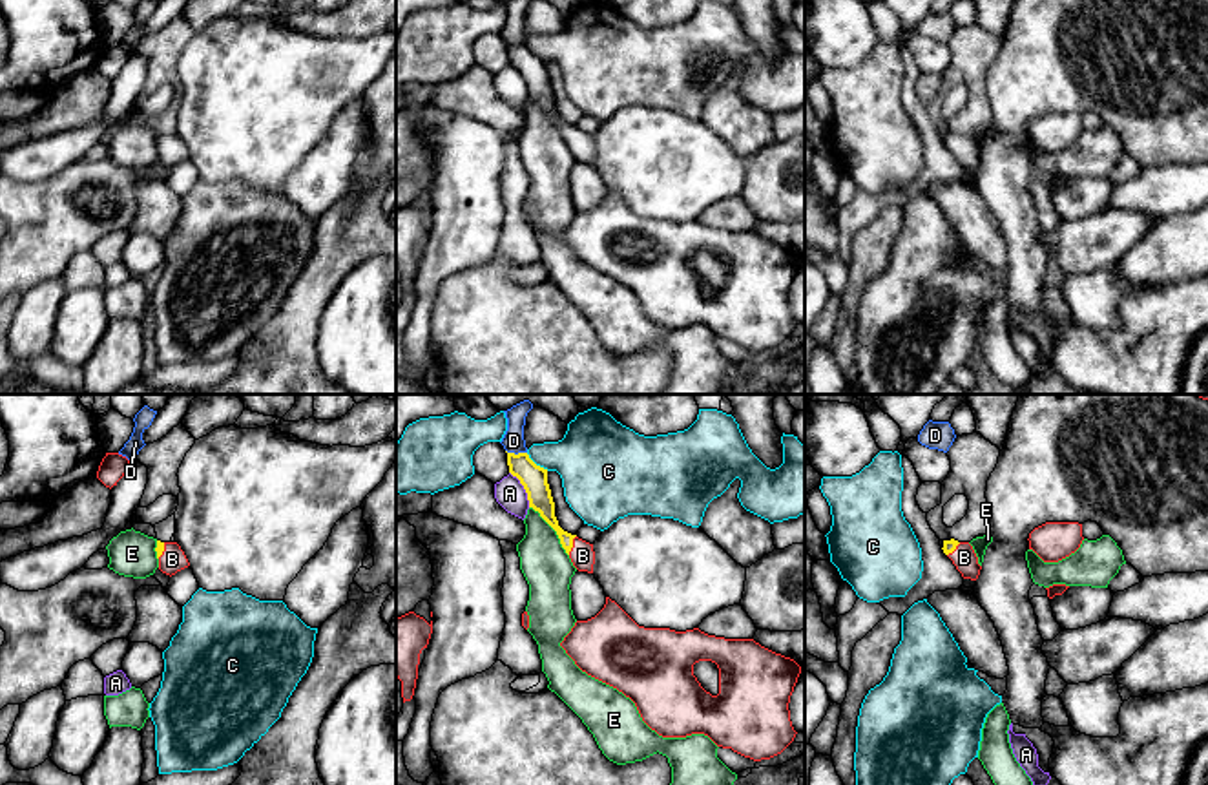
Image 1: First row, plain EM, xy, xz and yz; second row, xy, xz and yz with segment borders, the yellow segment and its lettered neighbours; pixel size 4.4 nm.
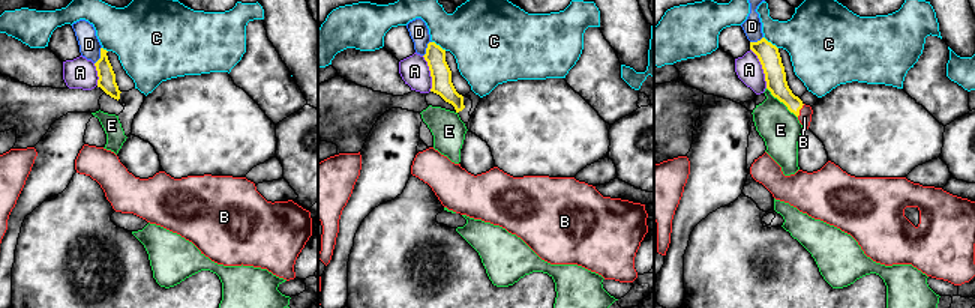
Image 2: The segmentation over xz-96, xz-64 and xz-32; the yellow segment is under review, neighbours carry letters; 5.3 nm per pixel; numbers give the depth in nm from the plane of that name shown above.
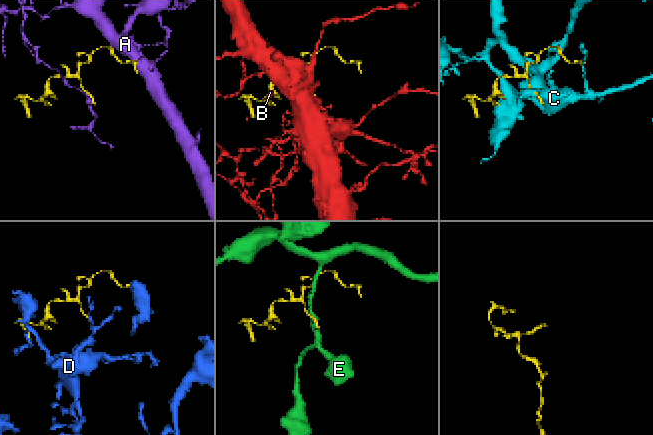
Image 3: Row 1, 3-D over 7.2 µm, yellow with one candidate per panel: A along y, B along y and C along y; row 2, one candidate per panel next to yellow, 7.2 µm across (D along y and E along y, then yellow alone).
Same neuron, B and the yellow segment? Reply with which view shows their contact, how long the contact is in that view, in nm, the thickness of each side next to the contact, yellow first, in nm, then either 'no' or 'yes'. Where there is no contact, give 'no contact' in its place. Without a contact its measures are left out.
contact in xz; length 90 nm; calibres 100 and 110 nm; yes

